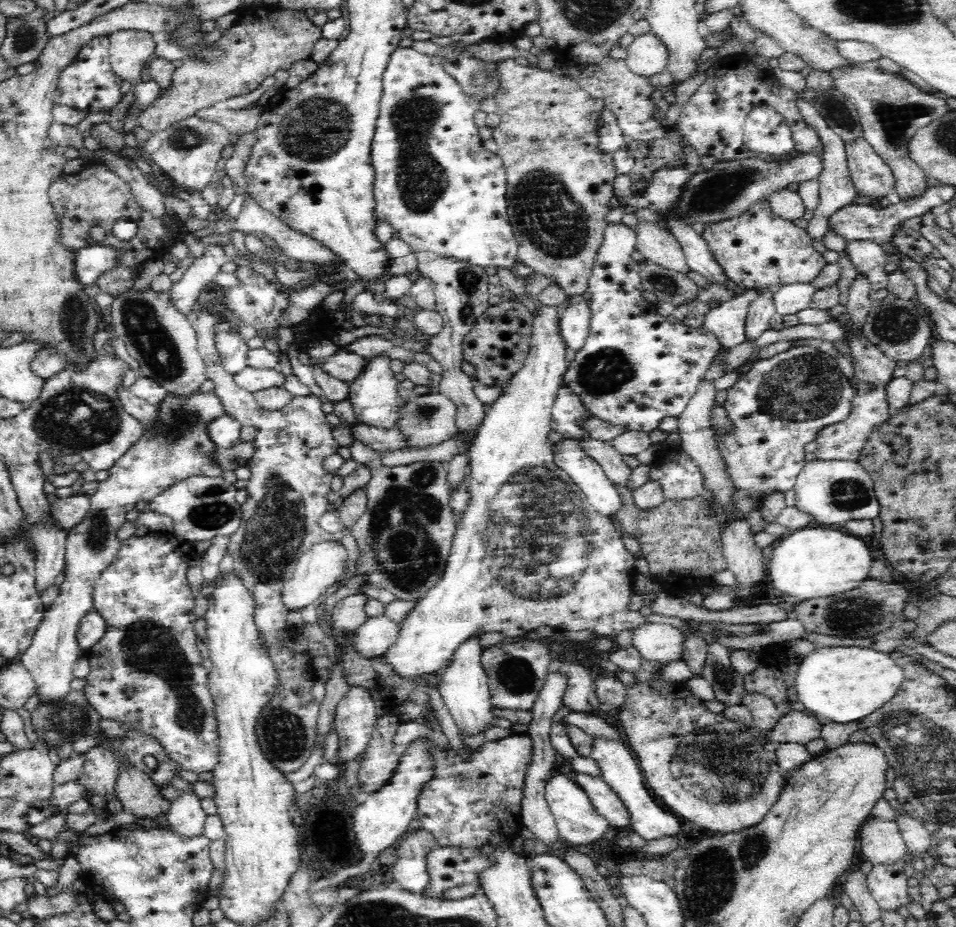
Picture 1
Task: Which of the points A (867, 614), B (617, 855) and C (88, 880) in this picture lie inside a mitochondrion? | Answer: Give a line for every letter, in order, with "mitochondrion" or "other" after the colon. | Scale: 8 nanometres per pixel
A: mitochondrion
B: other
C: other

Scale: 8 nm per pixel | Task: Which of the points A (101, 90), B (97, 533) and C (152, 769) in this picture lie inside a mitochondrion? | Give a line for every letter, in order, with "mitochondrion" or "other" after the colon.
A: other
B: mitochondrion
C: other

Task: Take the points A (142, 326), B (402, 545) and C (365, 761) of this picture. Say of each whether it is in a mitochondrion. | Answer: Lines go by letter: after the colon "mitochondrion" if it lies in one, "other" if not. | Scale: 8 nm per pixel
A: mitochondrion
B: mitochondrion
C: other

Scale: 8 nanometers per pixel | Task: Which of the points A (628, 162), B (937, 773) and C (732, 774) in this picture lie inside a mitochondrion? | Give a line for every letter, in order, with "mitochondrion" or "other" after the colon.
A: other
B: mitochondrion
C: mitochondrion

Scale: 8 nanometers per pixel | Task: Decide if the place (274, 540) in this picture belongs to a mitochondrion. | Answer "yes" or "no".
yes

